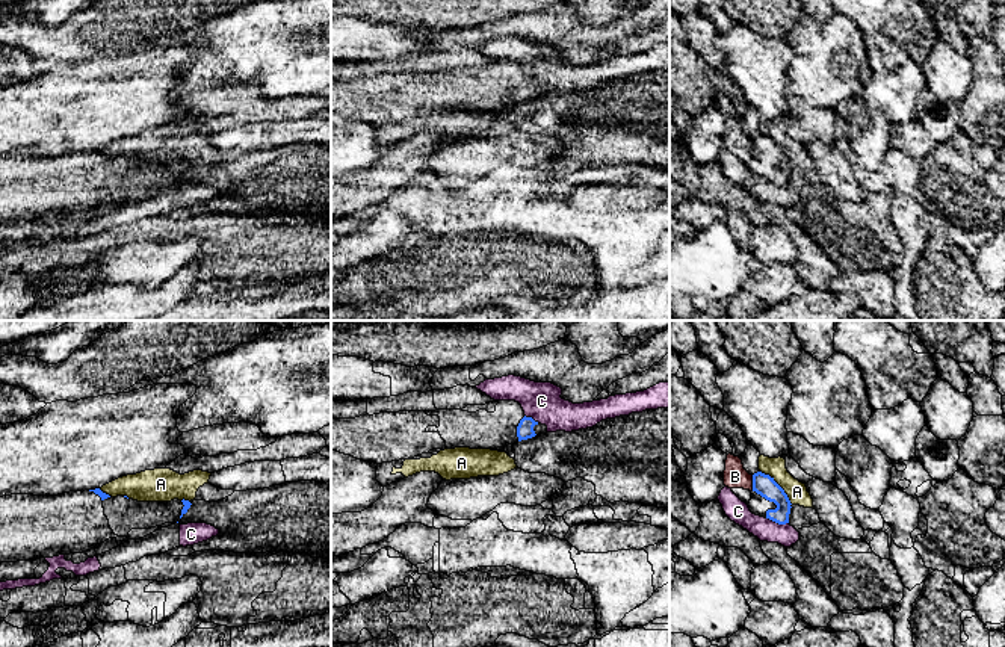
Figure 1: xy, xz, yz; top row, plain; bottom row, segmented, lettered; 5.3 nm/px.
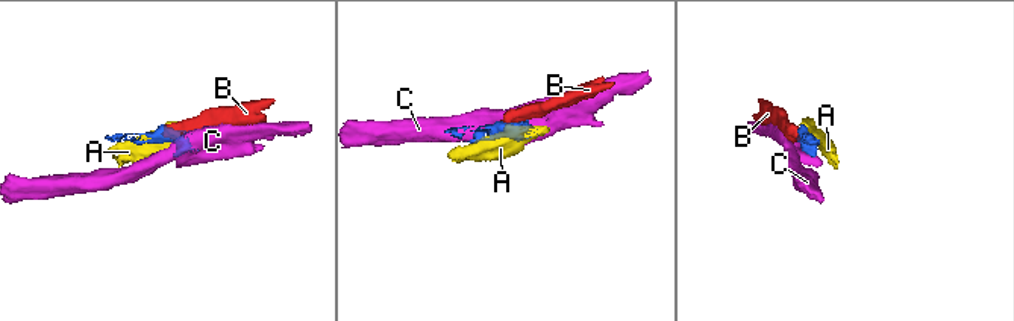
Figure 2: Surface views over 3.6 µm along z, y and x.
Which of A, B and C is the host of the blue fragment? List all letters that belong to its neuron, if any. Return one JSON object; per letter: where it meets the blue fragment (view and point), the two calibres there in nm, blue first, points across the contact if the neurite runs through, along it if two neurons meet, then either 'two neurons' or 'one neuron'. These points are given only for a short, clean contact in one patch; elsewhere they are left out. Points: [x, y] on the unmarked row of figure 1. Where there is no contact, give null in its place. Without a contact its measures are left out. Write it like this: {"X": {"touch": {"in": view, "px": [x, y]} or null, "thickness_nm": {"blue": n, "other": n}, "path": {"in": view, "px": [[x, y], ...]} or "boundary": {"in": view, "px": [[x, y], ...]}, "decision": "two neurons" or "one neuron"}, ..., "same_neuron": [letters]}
{"A": {"touch": {"in": "yz", "px": [779, 147]}, "thickness_nm": {"blue": 120, "other": 110}, "decision": "two neurons"}, "B": {"touch": {"in": "yz", "px": [753, 144]}, "thickness_nm": {"blue": 120, "other": 130}, "boundary": {"in": "yz", "px": [[751, 136], [753, 151]]}, "decision": "two neurons"}, "C": {"touch": {"in": "yz", "px": [777, 183]}, "thickness_nm": {"blue": 120, "other": 120}, "boundary": {"in": "yz", "px": [[766, 179], [779, 185], [788, 185]]}, "decision": "two neurons"}, "same_neuron": []}

